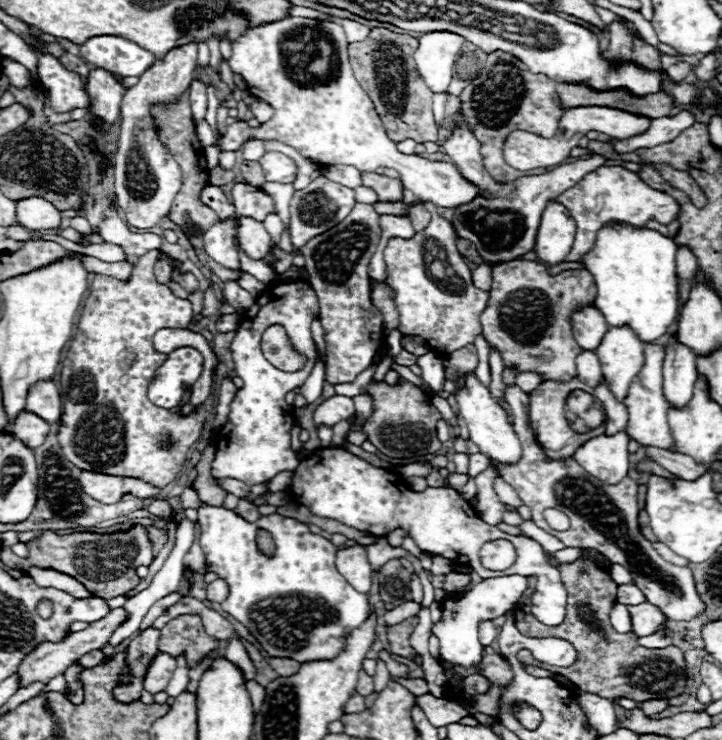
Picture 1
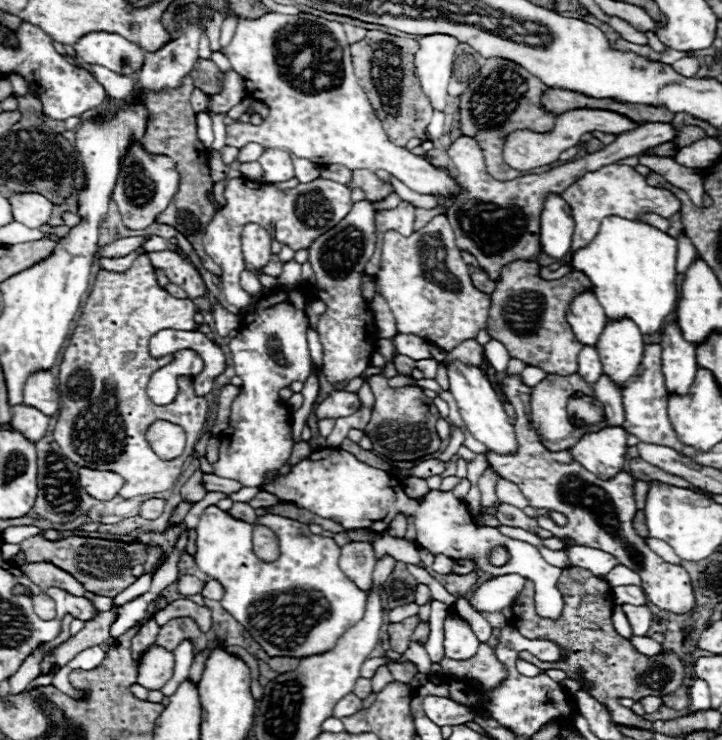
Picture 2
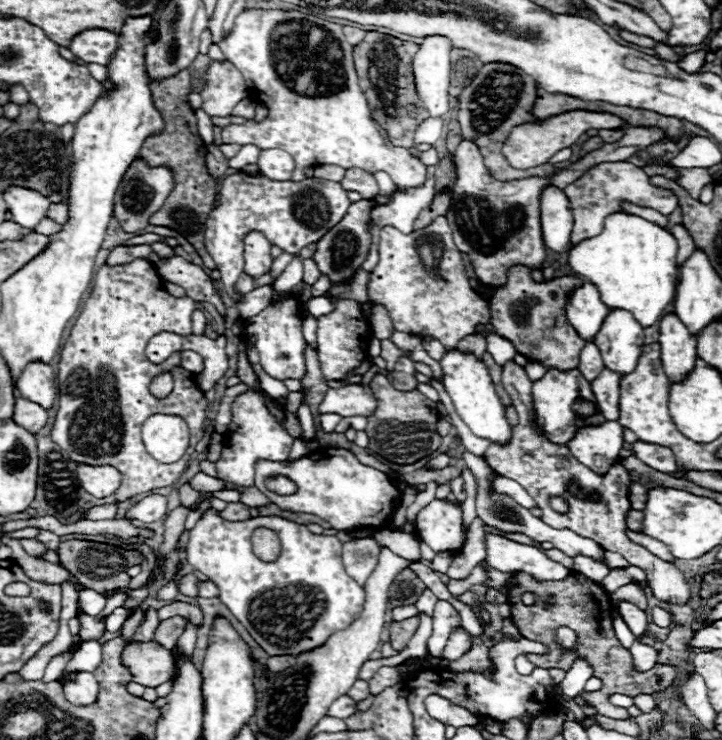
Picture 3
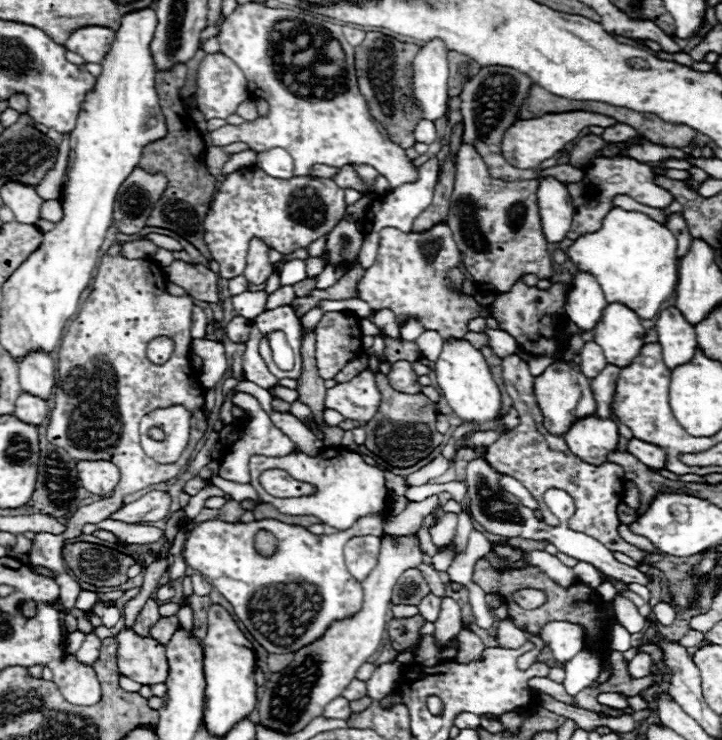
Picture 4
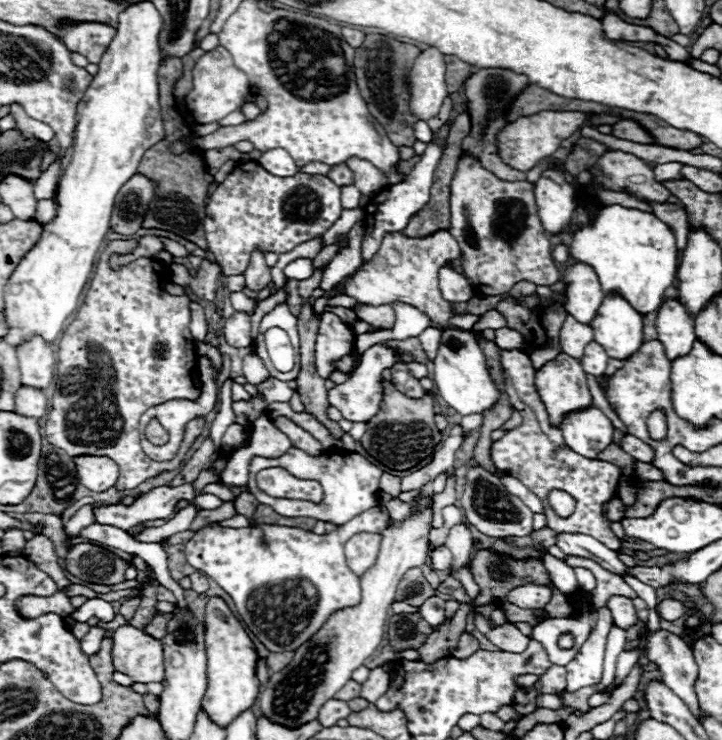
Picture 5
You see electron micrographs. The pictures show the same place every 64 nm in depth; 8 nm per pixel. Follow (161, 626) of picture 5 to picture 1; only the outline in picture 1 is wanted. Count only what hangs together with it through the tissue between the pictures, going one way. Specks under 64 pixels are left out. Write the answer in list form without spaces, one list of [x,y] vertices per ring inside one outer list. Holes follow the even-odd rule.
[[[178,616],[172,618],[162,630],[158,638],[158,648],[166,654],[178,656],[182,650],[186,650],[188,666],[194,668],[208,652],[216,648],[216,642],[212,636],[204,632],[200,616]]]

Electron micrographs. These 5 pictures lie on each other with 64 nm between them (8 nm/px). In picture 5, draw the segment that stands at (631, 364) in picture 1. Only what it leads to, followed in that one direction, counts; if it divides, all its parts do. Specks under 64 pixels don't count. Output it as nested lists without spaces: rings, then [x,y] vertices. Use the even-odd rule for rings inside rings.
[[[606,294],[590,322],[594,340],[606,346],[610,358],[628,358],[642,346],[642,314],[620,294]]]

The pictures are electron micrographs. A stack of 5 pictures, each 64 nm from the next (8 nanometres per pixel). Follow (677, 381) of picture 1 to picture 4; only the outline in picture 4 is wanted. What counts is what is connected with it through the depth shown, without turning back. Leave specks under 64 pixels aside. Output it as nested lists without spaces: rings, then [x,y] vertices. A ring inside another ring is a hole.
[[[676,306],[660,312],[660,316],[656,318],[656,332],[668,368],[676,368],[678,364],[688,362],[694,356],[698,346],[694,326],[686,322]]]

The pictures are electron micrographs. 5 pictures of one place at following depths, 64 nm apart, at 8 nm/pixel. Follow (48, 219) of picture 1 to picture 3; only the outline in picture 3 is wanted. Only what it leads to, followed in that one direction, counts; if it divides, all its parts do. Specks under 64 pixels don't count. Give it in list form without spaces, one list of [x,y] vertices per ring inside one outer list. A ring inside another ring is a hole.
[[[10,186],[4,190],[4,200],[8,210],[14,216],[14,222],[26,228],[34,228],[42,218],[46,218],[46,210],[50,200],[36,190]]]

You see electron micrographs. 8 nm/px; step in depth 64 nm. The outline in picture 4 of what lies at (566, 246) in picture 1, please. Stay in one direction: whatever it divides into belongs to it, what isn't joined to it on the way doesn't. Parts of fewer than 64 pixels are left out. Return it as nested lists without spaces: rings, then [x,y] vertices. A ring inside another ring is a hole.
[[[546,176],[538,184],[538,208],[542,230],[548,242],[562,242],[572,226],[574,204],[570,200],[570,192],[564,182]]]

